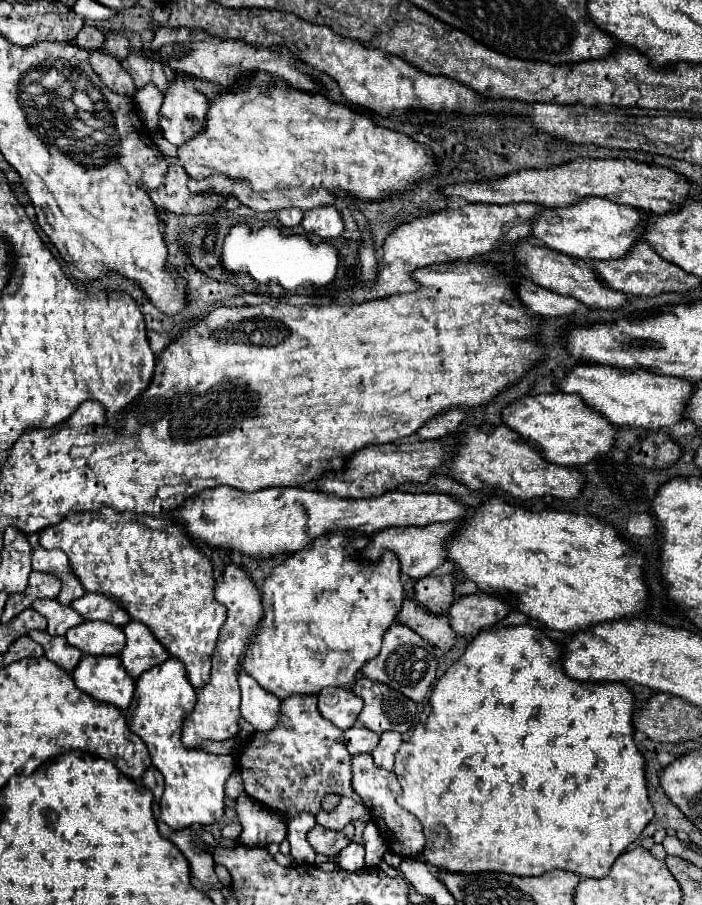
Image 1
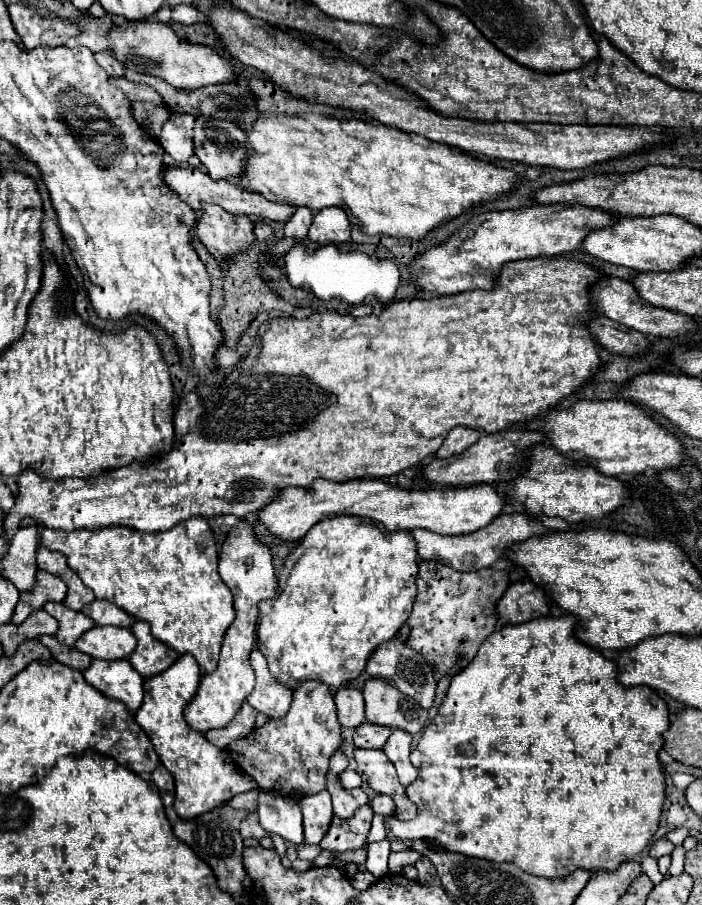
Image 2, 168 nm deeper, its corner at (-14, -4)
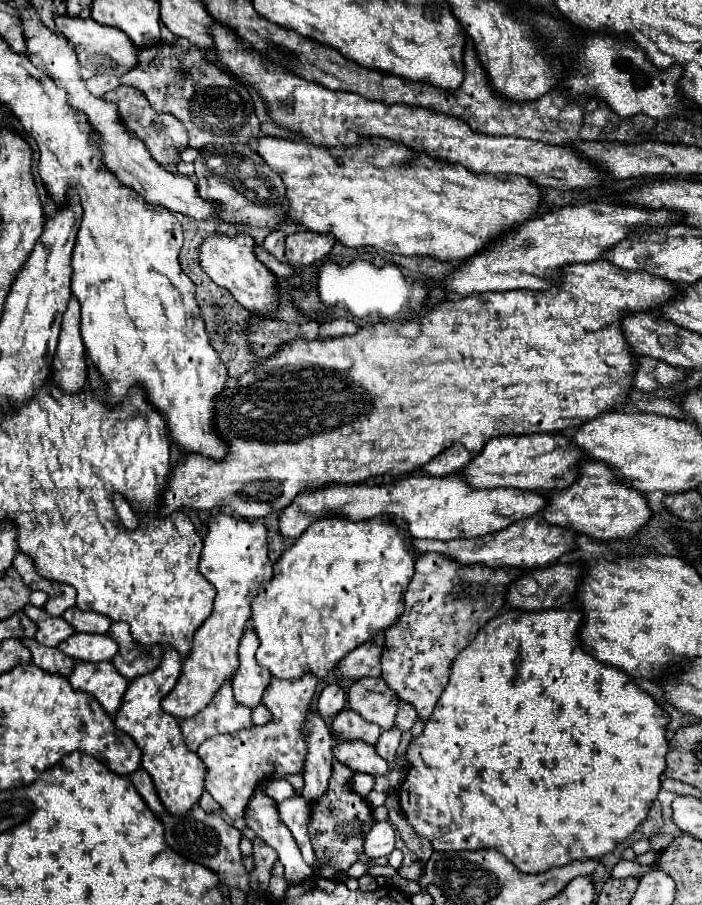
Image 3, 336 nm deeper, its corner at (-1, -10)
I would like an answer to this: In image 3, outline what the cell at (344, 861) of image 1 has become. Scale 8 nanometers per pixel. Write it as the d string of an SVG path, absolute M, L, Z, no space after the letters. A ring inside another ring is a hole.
M375 822L371 832L365 836L365 846L363 846L363 854L369 860L381 858L381 856L389 856L393 852L395 844L395 830L389 822Z

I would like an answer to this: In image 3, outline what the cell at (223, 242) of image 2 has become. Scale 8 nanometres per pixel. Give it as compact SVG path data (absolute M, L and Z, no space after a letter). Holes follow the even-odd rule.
M211 234L199 246L199 262L203 272L219 286L227 288L233 298L243 304L249 312L265 314L277 308L277 288L275 276L255 258L253 254L253 238L249 234Z

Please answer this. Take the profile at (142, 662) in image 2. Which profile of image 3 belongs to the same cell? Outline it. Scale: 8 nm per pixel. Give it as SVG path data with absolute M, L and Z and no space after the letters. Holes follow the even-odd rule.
M113 622L109 636L119 644L119 652L113 658L113 666L121 676L133 680L137 676L153 672L163 658L161 646L143 646L133 640L127 622Z

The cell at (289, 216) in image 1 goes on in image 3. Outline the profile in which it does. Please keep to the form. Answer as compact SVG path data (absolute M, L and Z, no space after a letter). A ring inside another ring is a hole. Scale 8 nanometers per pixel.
M273 230L267 238L265 238L265 242L261 244L265 250L269 250L275 258L279 258L281 262L285 260L285 238L287 238L287 234L283 232L283 230Z

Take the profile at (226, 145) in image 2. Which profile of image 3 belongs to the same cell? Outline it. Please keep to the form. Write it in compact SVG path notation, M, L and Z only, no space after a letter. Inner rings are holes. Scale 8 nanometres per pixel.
M247 144L203 146L195 160L195 170L199 196L223 206L223 222L277 226L283 220L287 212L285 186L253 148L247 150Z

